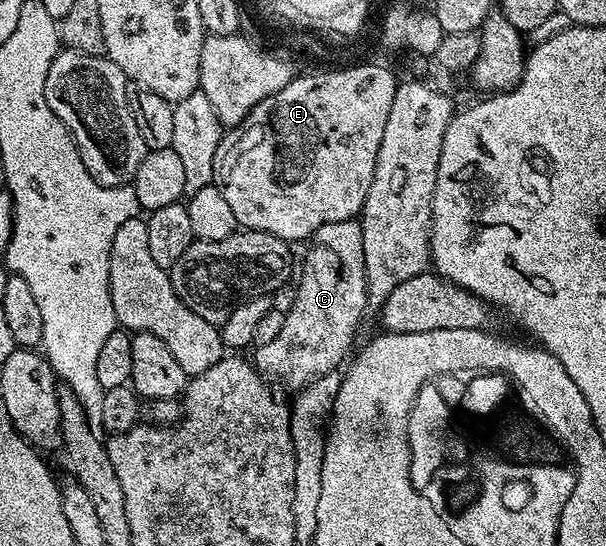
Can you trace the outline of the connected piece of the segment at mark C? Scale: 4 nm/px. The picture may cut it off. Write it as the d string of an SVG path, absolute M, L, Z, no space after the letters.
M354 221L326 223L312 236L310 245L298 279L298 300L285 312L278 335L277 342L286 351L258 349L252 356L254 366L262 373L274 363L271 373L294 393L329 371L339 370L341 363L347 362L346 354L354 343L358 322L368 311L361 226Z

